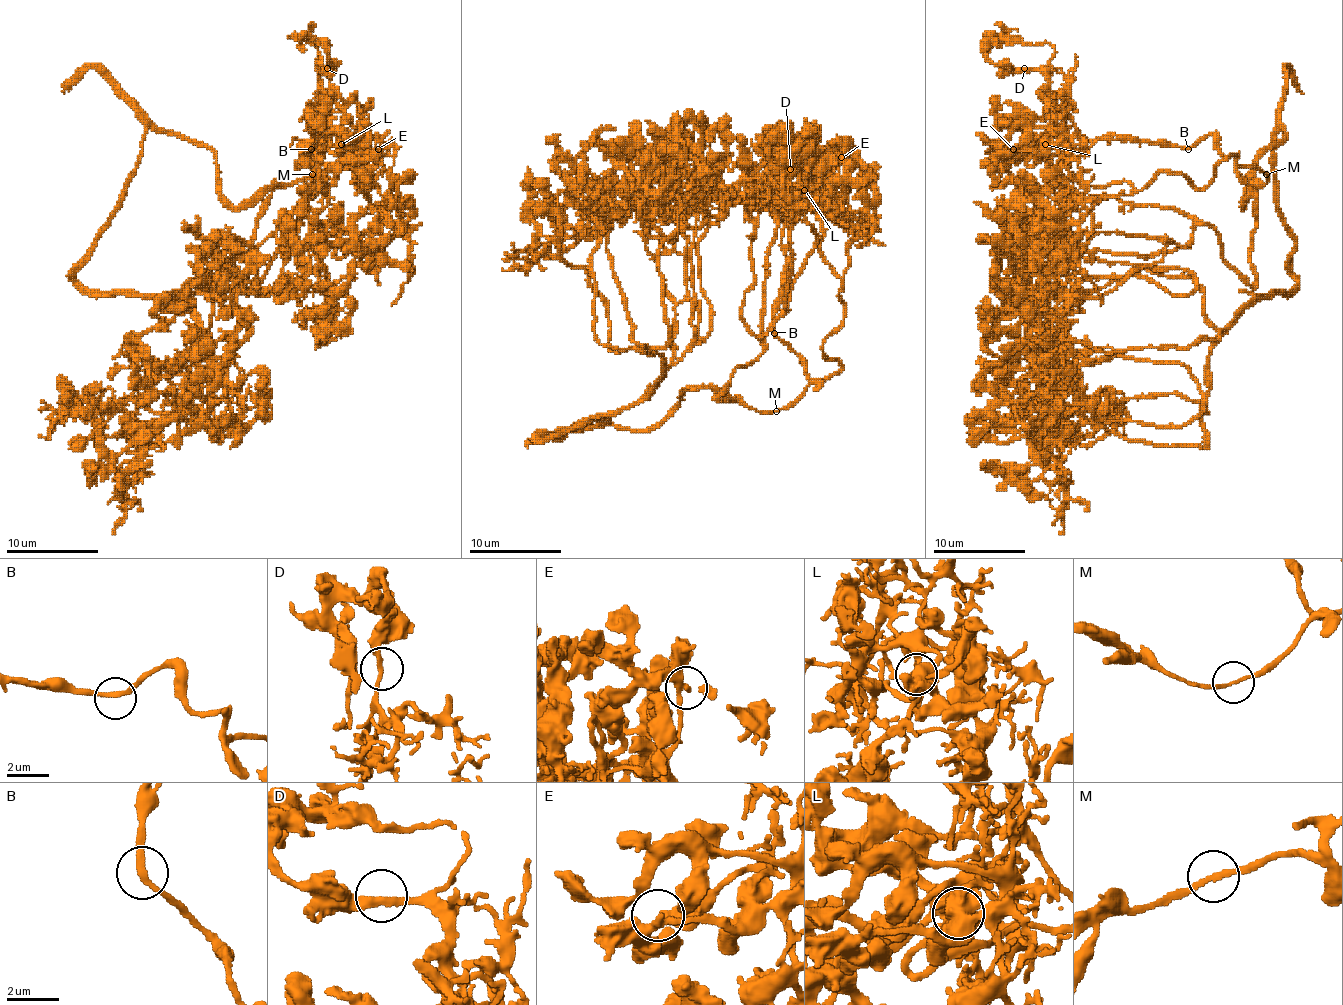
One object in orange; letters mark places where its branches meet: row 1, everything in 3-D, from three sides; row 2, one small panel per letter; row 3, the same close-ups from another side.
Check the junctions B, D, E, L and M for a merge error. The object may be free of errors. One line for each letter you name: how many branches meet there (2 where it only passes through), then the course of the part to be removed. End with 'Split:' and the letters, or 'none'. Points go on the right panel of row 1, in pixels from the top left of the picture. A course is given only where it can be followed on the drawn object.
Split: none

